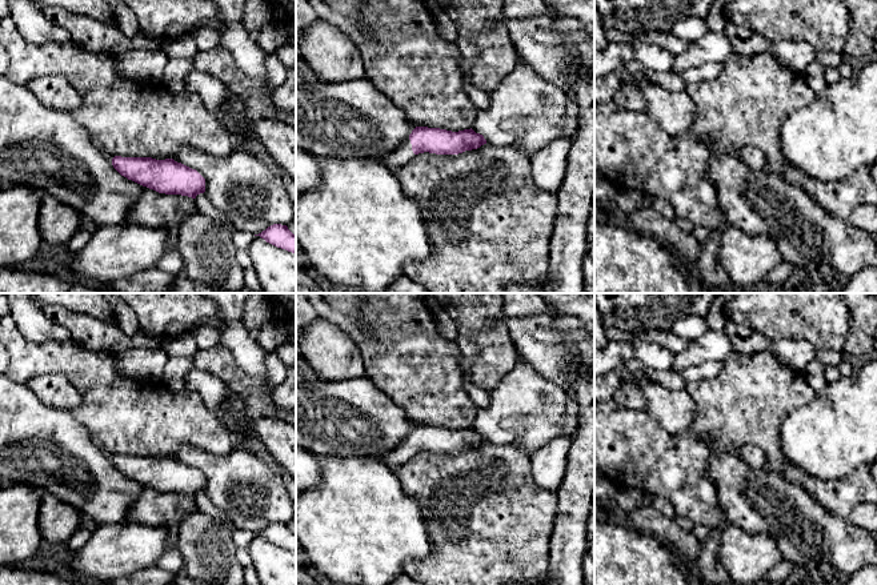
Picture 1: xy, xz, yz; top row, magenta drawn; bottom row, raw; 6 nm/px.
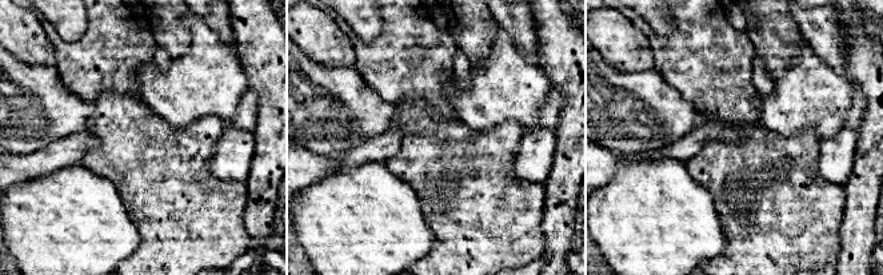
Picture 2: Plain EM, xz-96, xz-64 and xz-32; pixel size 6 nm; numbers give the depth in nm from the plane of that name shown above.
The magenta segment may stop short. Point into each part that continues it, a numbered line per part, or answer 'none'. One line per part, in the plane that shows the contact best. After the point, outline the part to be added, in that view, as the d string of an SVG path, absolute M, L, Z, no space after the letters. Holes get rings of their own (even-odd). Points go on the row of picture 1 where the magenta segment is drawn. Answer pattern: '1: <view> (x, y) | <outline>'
1: xz (400, 156) | M409 137L396 149L377 159L381 164L387 165L392 171L408 164L416 155L412 151Z

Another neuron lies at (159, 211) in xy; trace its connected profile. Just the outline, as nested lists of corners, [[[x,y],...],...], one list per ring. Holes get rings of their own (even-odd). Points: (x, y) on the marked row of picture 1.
[[[143,187],[143,192],[128,213],[128,221],[155,229],[180,225],[196,215],[195,199],[181,195],[165,195]]]

